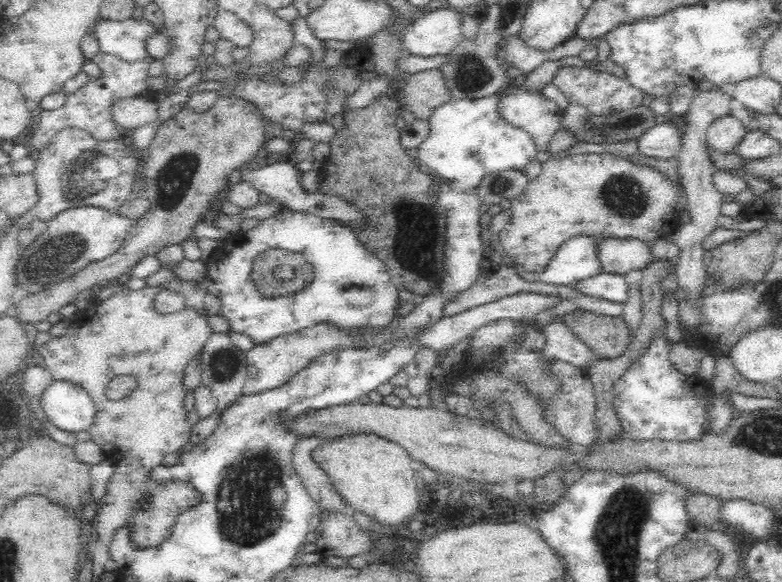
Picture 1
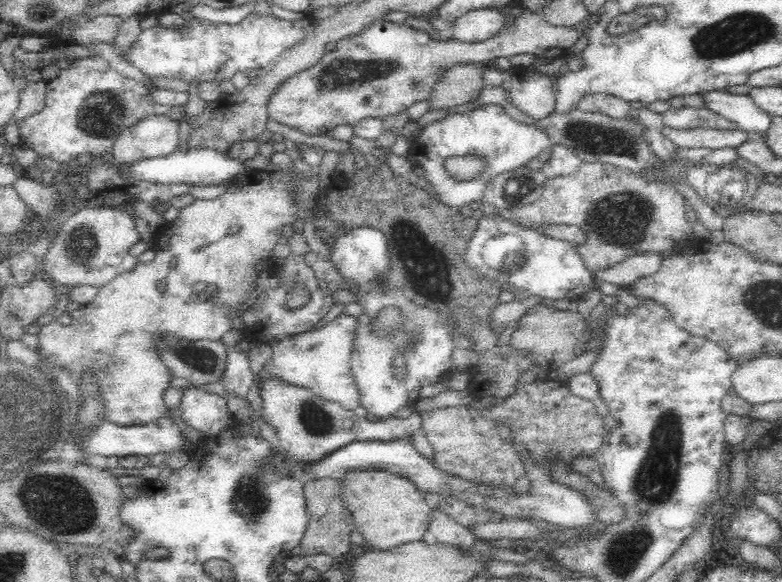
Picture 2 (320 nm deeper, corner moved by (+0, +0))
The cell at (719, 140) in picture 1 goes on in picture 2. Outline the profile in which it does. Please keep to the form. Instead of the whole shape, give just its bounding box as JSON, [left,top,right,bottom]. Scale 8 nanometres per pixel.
[662,107,737,131]

